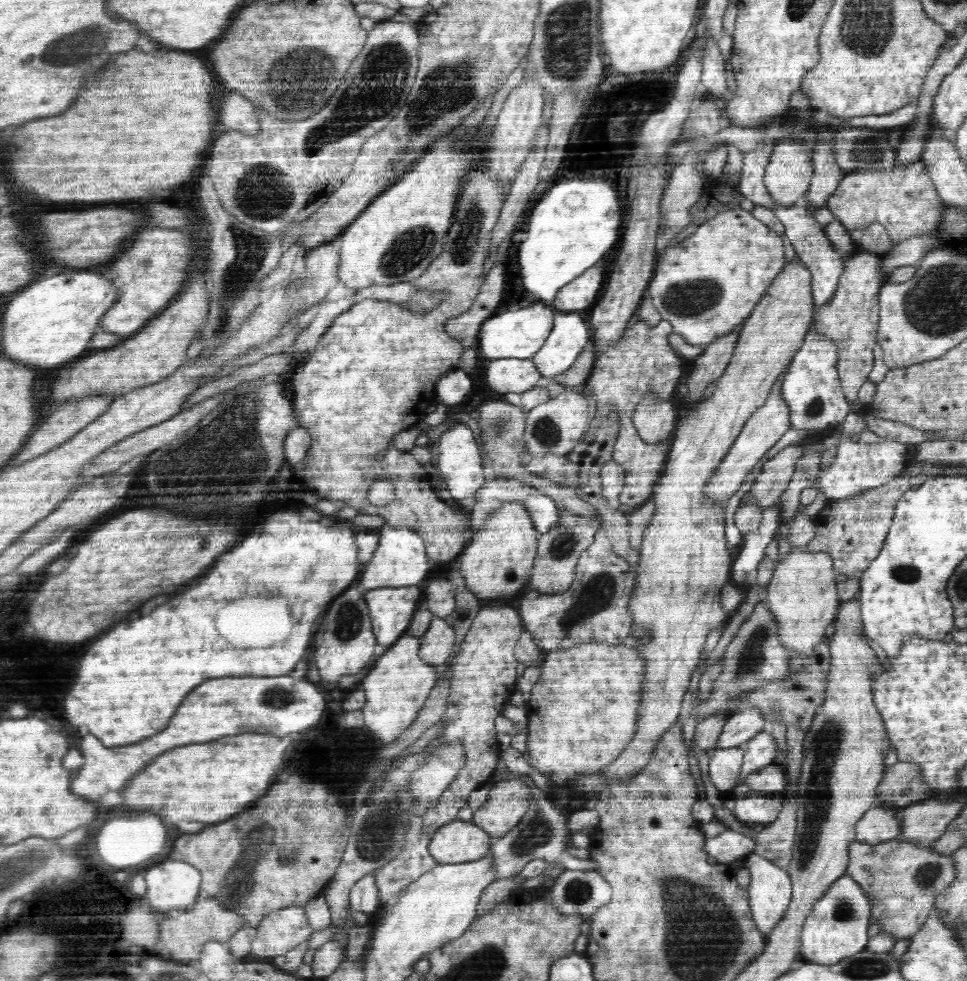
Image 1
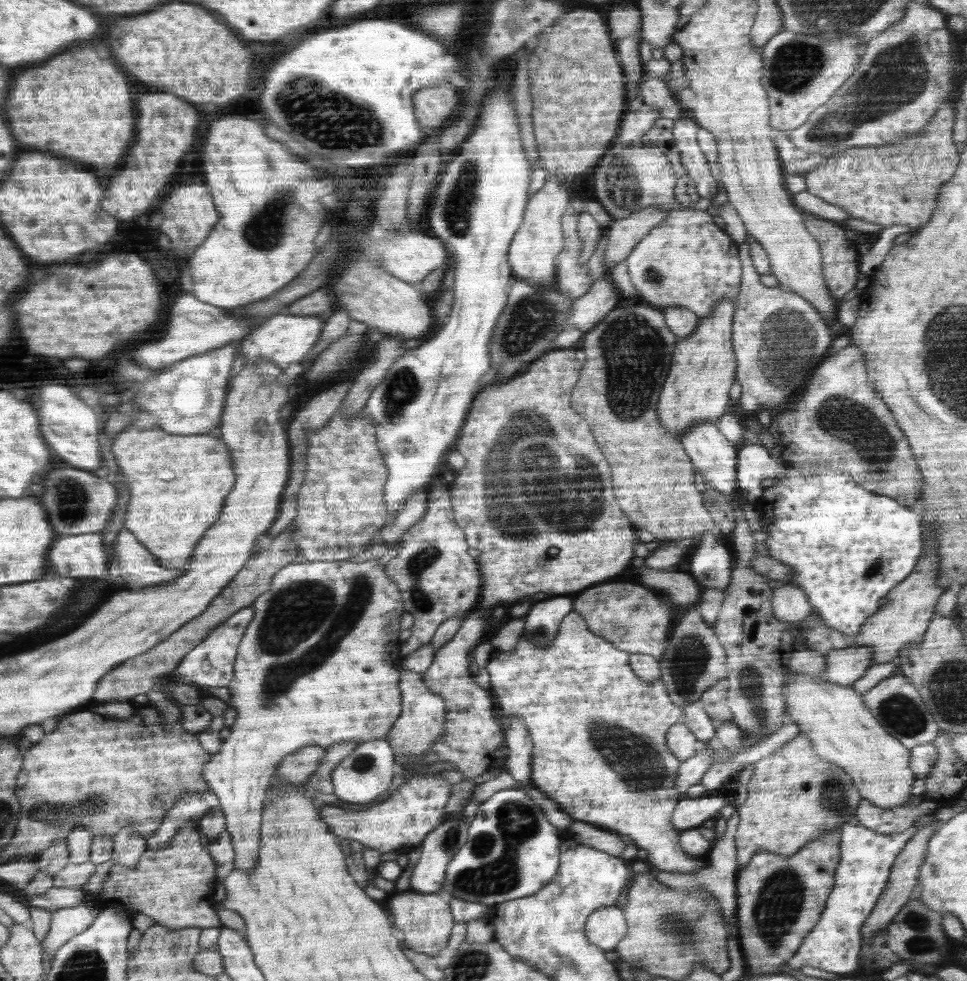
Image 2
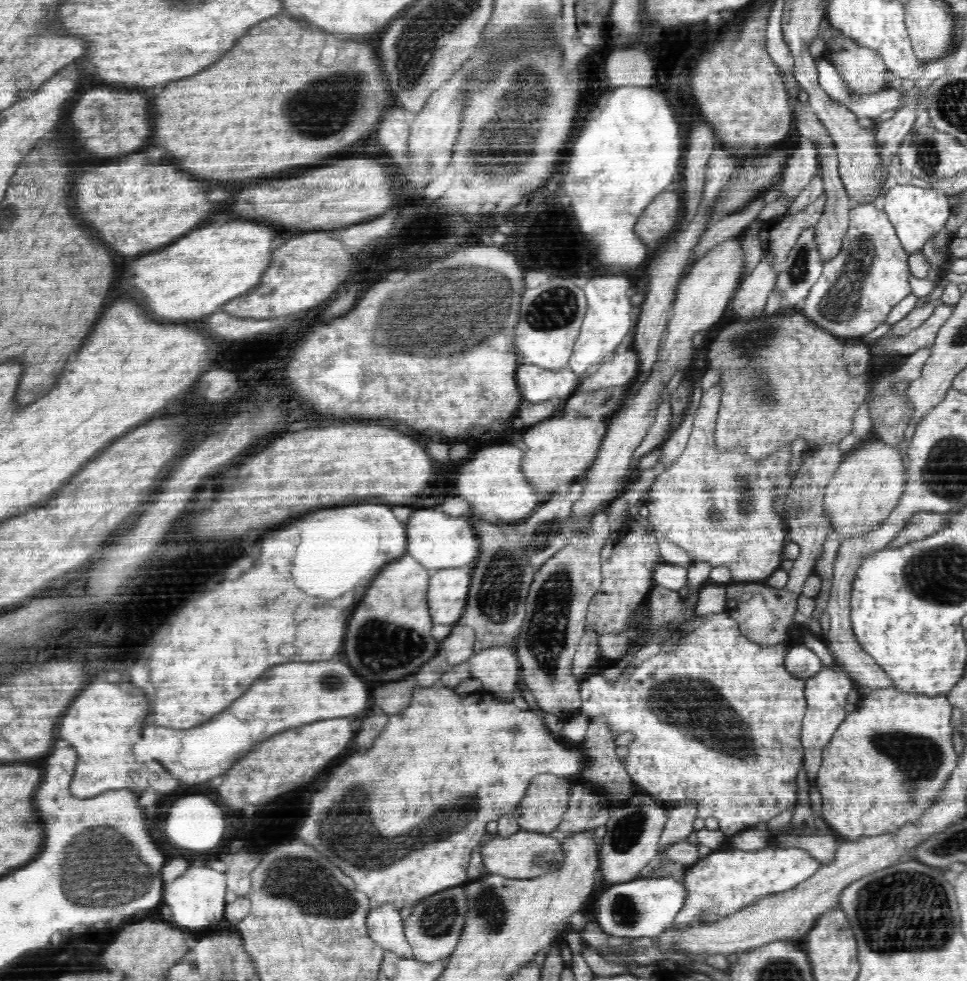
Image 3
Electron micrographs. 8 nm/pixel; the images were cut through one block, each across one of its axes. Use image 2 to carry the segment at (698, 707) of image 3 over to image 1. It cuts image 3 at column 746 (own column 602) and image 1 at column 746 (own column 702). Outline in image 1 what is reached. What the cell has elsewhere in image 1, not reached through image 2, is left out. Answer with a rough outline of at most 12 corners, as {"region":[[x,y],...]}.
{"region":[[750,854],[749,907],[770,936],[791,900],[788,872]]}

